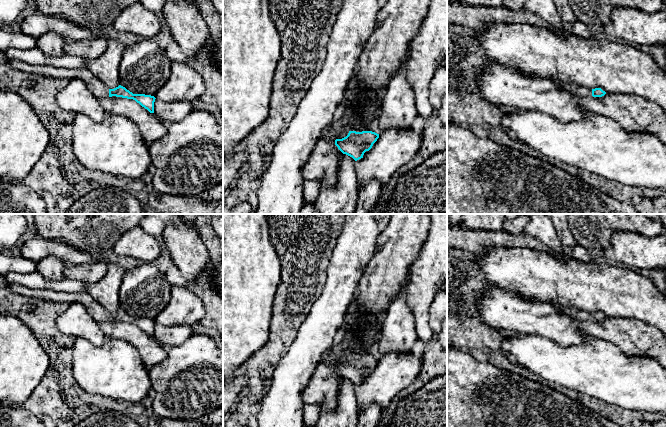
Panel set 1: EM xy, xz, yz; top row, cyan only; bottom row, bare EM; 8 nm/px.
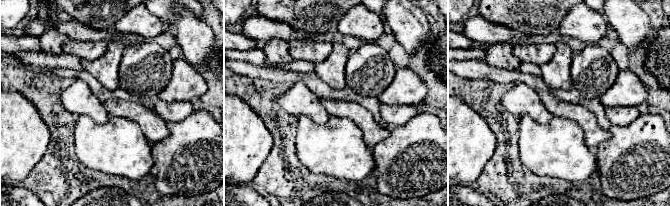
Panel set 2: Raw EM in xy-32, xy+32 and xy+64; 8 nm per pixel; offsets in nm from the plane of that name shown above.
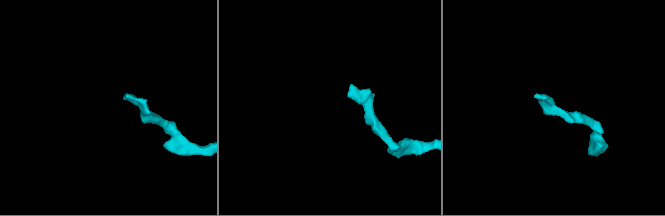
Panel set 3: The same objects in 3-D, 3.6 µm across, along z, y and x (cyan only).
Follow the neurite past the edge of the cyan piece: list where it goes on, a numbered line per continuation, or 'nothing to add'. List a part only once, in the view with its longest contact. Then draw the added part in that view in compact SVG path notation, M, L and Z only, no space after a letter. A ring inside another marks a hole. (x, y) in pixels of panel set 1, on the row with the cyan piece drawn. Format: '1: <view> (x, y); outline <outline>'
1: xy (97, 88); outline M10 60L10 64L17 70L39 74L54 79L64 78L70 81L74 78L78 78L86 84L91 93L98 99L109 96L109 88L95 77L88 68L75 70L70 68L56 68L54 66L46 65L35 66L20 60Z

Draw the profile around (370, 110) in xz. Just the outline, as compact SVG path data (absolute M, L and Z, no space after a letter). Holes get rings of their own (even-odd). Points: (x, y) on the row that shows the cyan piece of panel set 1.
M379 99L361 101L357 105L361 112L361 122L357 124L357 132L372 131L379 134L378 124L380 120L382 102Z

